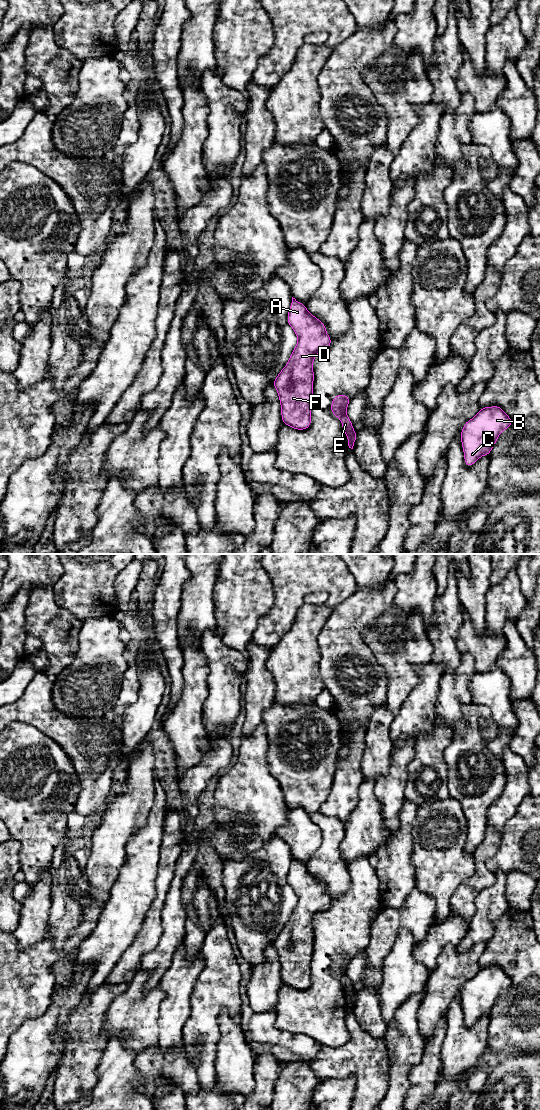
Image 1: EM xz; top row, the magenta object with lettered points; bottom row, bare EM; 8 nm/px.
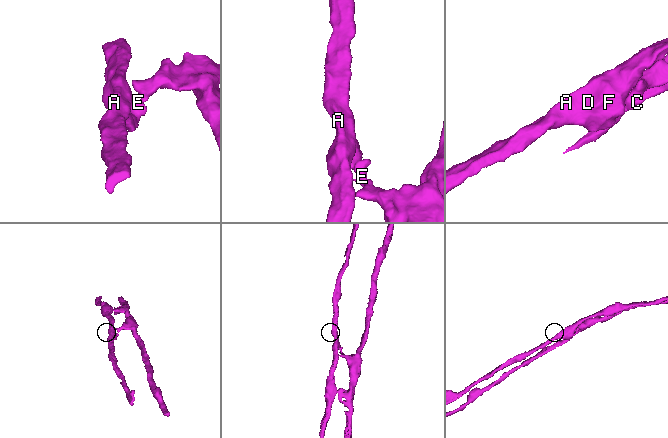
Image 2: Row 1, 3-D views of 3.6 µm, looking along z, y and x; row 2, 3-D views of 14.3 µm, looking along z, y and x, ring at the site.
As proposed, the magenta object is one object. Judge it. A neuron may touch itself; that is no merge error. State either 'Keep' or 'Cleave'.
Cleave

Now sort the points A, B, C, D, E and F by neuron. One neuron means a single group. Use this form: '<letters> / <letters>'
A D E F / B C

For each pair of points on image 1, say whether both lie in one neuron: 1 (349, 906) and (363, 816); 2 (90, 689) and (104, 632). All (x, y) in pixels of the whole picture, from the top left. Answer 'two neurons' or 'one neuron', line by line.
1: two neurons
2: one neuron

